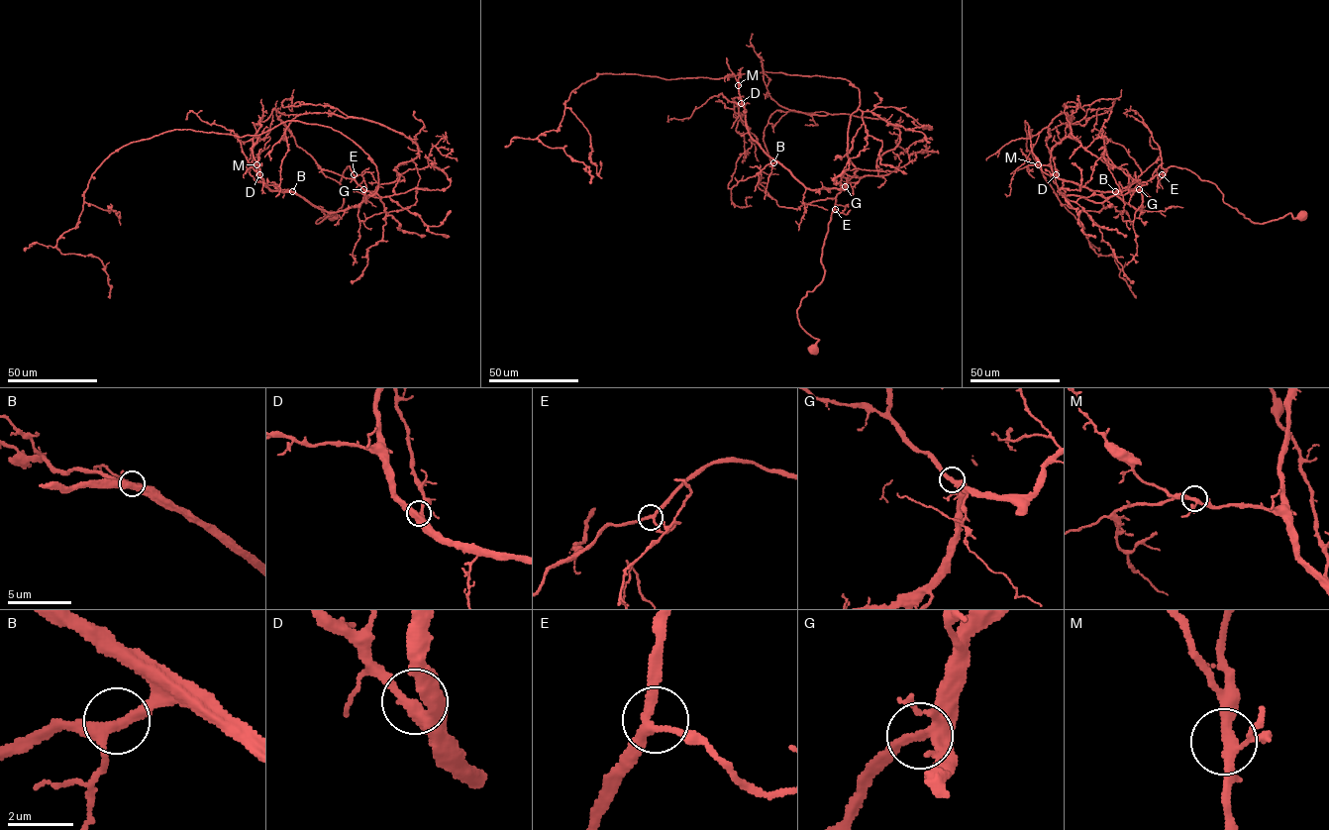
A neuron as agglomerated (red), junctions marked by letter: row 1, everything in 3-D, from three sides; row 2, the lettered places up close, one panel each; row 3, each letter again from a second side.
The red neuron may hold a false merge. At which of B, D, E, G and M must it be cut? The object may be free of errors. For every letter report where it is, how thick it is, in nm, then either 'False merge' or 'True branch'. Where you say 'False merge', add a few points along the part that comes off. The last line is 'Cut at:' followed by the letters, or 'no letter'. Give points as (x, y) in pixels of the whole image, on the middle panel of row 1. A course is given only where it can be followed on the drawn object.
B: Place: (773, 162). Thickness 280 nm. True branch
D: Place: (741, 103). Thickness 340 nm. True branch
E: Place: (835, 209). Thickness 240 nm. True branch
G: Place: (845, 186). Thickness 320 nm. True branch
M: Place: (738, 85). Thickness 280 nm. True branch
Cut at: no letter

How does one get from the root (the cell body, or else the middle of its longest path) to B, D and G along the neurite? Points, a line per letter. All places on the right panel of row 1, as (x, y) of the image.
B: (1303, 216), (1288, 213), (1253, 223), (1223, 201), (1214, 183), (1175, 166), (1140, 188), (1143, 212), (1115, 191)
D: (1303, 216), (1253, 223), (1223, 201), (1214, 183), (1175, 166), (1140, 188), (1143, 212), (1112, 192), (1056, 174)
G: (1303, 216), (1288, 213), (1253, 223), (1223, 201), (1214, 183), (1175, 166), (1139, 189)

